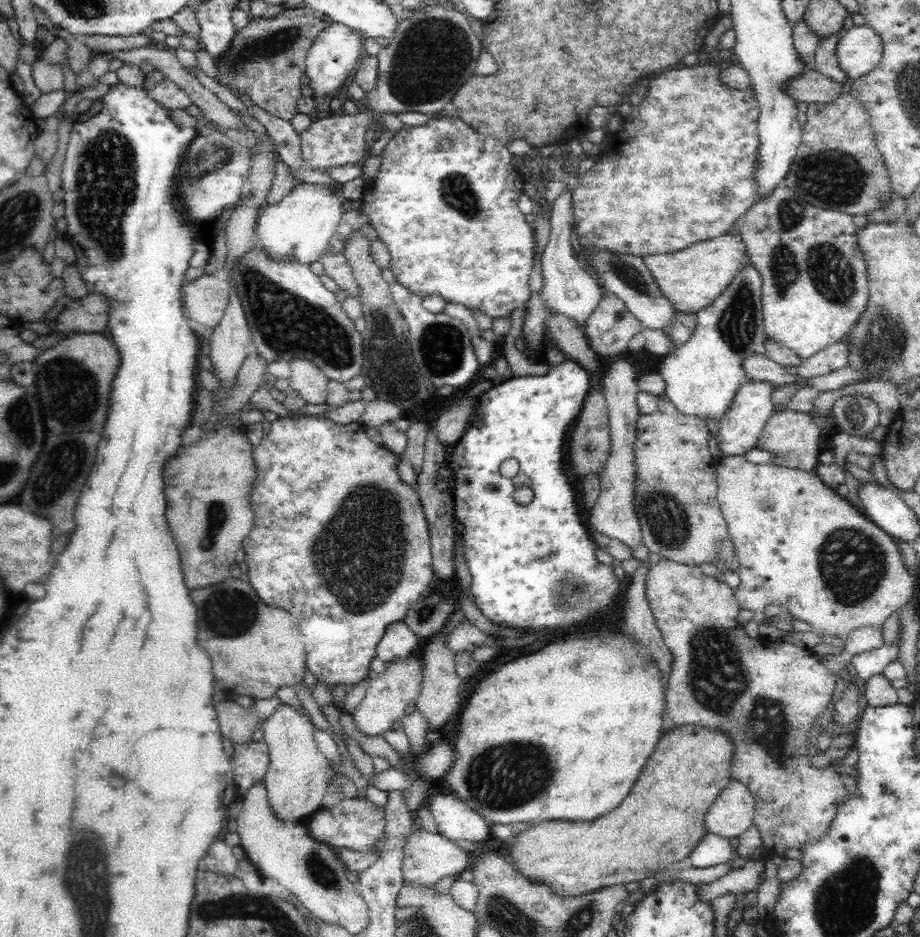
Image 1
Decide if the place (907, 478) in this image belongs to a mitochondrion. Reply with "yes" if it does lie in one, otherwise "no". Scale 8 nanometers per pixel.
no

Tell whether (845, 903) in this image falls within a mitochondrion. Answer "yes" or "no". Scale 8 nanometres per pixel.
yes

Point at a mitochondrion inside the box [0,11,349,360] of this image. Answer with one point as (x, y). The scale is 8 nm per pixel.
(105, 180)

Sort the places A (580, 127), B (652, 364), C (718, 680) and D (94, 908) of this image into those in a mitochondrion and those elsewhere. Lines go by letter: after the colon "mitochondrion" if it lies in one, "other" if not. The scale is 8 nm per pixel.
A: other
B: other
C: mitochondrion
D: mitochondrion

